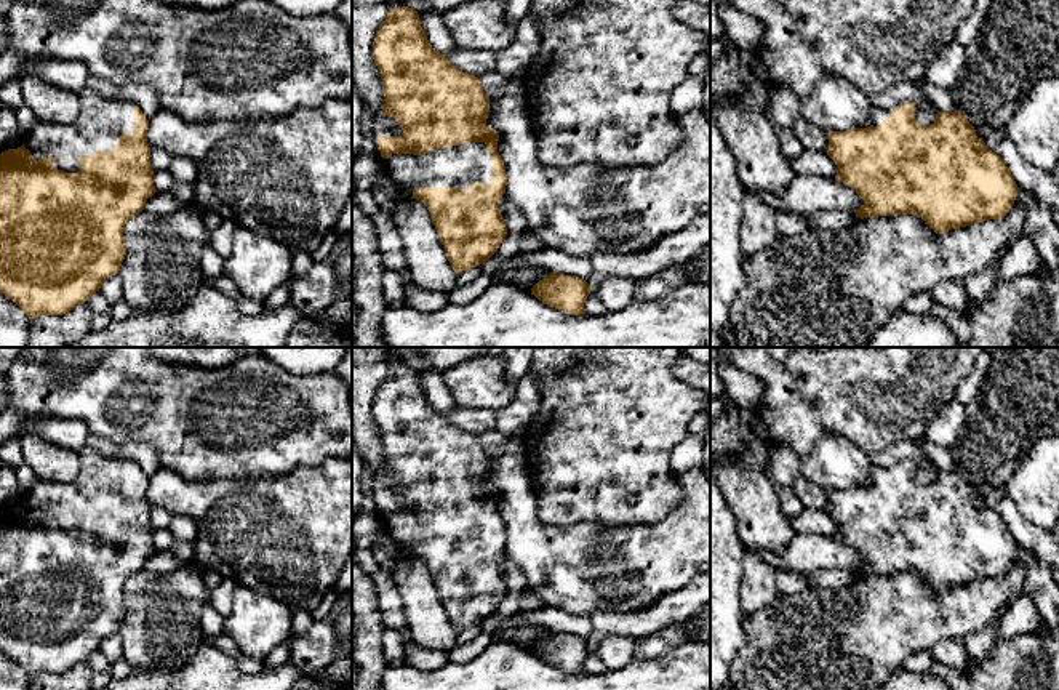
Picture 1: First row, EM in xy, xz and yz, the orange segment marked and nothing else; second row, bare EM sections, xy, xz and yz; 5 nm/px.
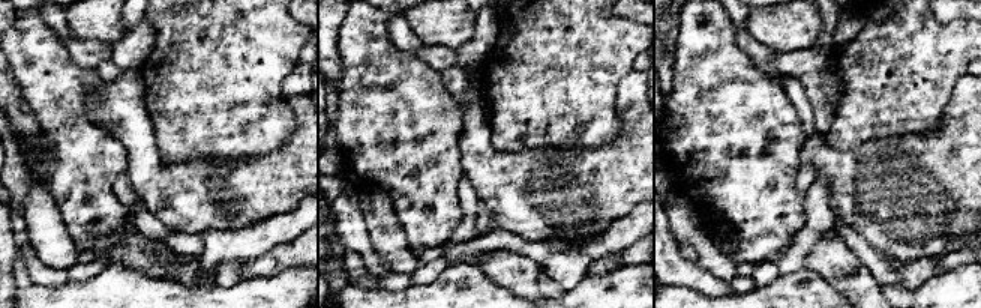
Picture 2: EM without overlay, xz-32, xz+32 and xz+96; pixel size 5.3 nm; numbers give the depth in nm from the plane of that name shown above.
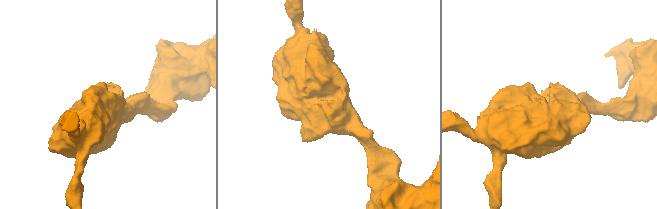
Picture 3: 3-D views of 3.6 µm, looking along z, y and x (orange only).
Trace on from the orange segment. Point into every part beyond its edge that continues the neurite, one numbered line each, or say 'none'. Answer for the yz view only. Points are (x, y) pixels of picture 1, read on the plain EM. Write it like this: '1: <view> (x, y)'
1: yz (877, 473)

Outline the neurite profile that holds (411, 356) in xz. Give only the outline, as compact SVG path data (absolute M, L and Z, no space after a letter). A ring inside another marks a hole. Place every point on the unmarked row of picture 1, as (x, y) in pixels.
M387 347L387 352L402 357L413 370L432 370L430 363L422 357L418 347Z

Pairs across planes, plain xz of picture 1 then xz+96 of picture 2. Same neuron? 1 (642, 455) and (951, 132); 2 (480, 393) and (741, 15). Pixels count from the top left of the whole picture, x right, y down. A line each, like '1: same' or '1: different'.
1: different
2: different

